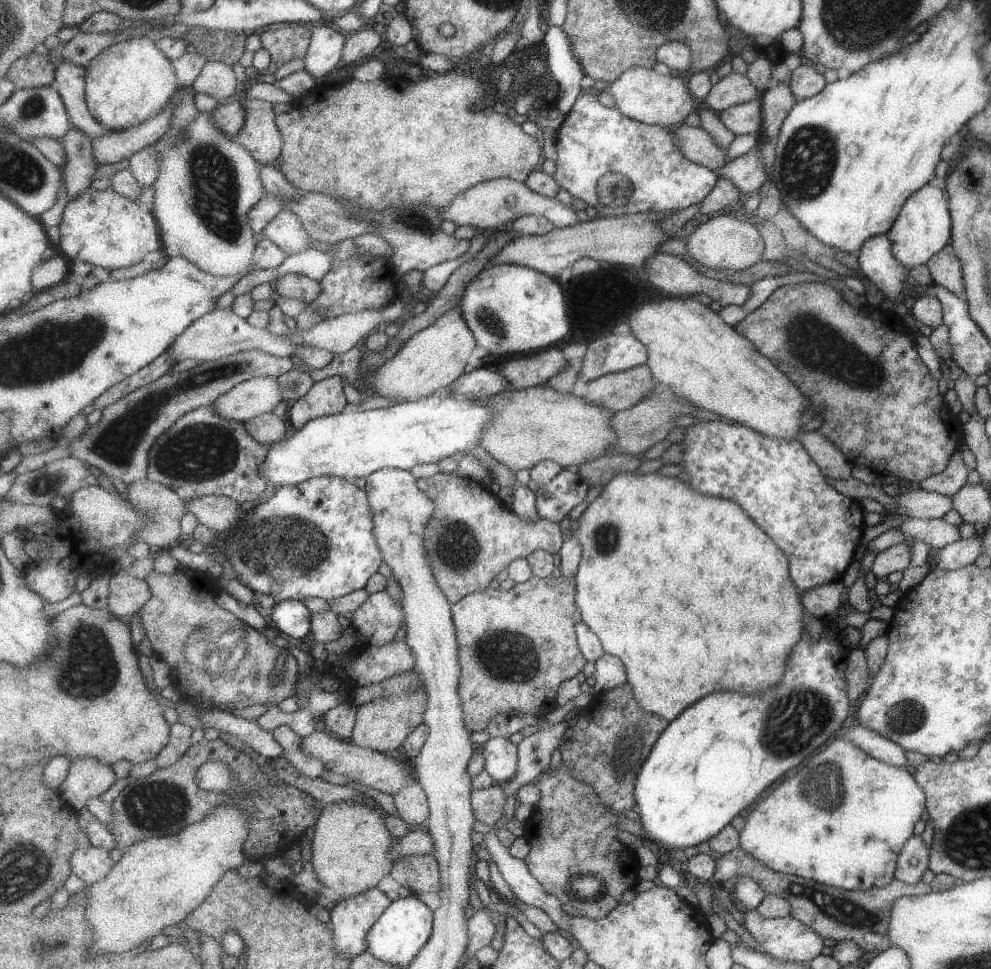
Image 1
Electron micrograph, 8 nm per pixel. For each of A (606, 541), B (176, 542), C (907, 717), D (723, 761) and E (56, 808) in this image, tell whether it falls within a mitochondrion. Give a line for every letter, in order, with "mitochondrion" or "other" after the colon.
A: mitochondrion
B: other
C: mitochondrion
D: other
E: other

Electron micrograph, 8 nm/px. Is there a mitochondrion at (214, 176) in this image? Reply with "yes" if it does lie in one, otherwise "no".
yes

